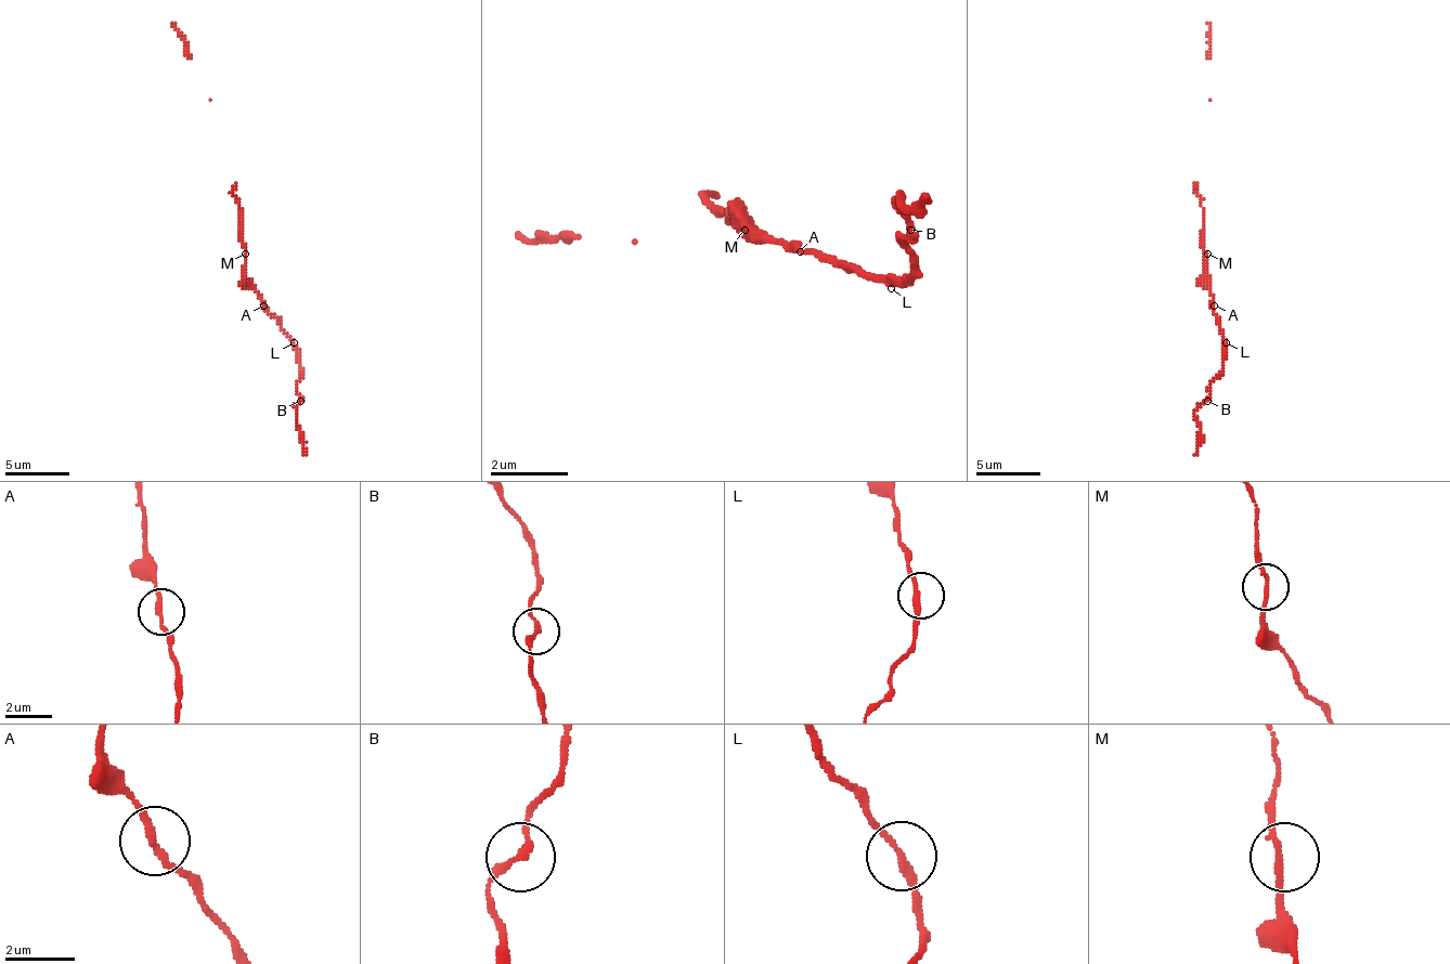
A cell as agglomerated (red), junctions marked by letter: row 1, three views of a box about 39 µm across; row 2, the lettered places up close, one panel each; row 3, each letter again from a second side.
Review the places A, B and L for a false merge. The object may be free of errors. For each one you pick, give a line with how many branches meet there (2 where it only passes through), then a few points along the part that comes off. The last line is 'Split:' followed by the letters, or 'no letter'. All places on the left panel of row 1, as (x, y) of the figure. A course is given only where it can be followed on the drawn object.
Split: no letter

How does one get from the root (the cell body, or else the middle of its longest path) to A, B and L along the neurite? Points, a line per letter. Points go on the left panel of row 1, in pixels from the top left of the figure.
A: (245, 253), (245, 282), (264, 304)
B: (245, 253), (245, 282), (294, 342), (300, 365), (297, 385), (300, 401)
L: (245, 253), (245, 282), (294, 342)

